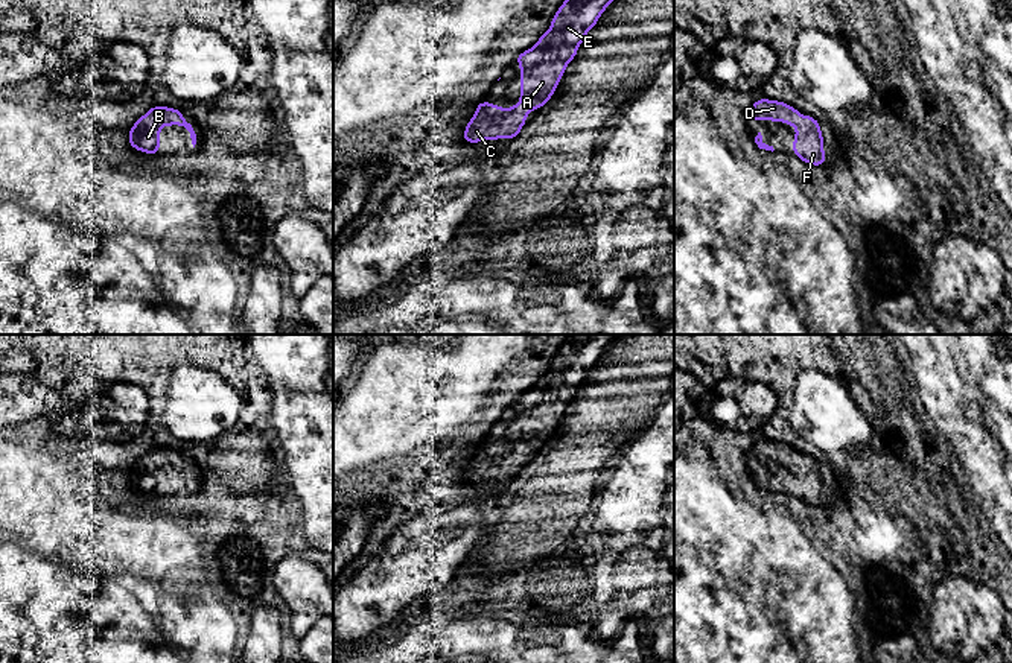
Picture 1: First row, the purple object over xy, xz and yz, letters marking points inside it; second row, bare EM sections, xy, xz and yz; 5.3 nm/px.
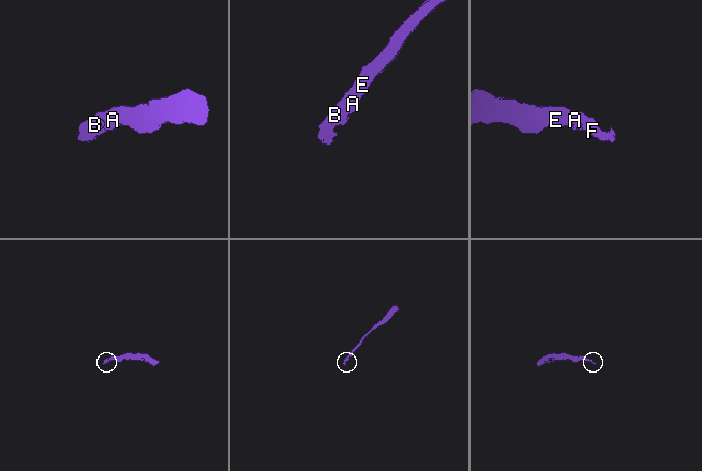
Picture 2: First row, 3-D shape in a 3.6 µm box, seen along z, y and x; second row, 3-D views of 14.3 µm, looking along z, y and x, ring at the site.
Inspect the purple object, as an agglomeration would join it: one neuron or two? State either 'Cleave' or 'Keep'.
Keep

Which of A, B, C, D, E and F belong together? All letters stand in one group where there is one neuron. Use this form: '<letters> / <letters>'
A B C D E F

